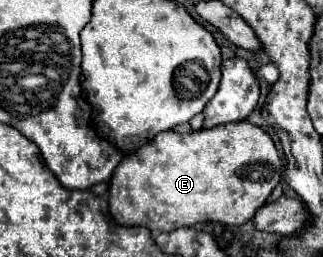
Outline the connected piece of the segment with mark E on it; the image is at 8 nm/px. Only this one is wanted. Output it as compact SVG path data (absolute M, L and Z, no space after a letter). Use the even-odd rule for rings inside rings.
M247 120L191 134L165 132L117 166L109 182L109 210L119 224L141 224L153 234L197 222L241 226L267 202L281 178L283 166L273 140Z

